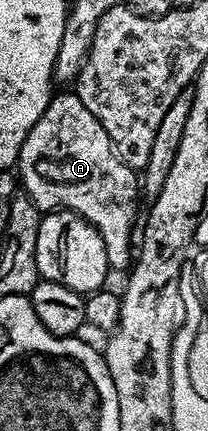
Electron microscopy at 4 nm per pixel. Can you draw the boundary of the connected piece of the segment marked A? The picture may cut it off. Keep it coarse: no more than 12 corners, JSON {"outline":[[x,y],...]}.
{"outline":[[52,94],[17,179],[40,212],[73,211],[132,266],[141,204],[78,95]]}

